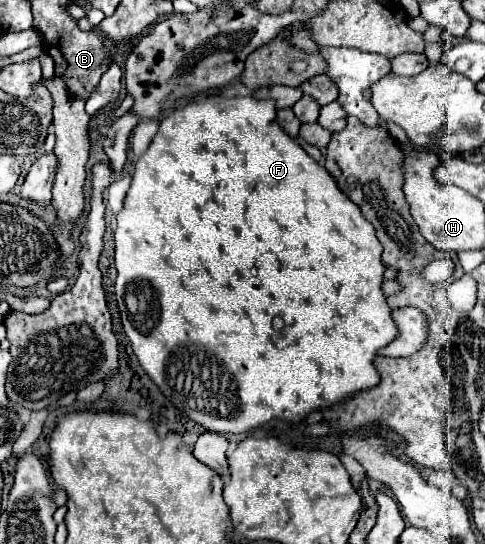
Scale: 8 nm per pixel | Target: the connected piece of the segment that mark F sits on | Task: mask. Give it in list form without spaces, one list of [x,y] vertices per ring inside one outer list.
[[[208,96],[206,100],[198,100],[182,110],[176,110],[172,120],[162,120],[152,144],[136,162],[132,186],[128,190],[124,208],[118,214],[114,242],[118,270],[116,300],[132,350],[142,370],[160,388],[160,392],[188,420],[200,424],[204,430],[218,434],[240,434],[274,418],[298,424],[310,412],[332,408],[334,404],[340,404],[362,390],[378,386],[380,374],[374,366],[374,358],[378,350],[388,346],[398,334],[392,320],[392,310],[382,292],[386,272],[380,258],[382,244],[374,236],[372,224],[366,222],[358,206],[338,190],[328,170],[312,160],[296,140],[280,130],[272,100],[256,100],[252,96]]]

